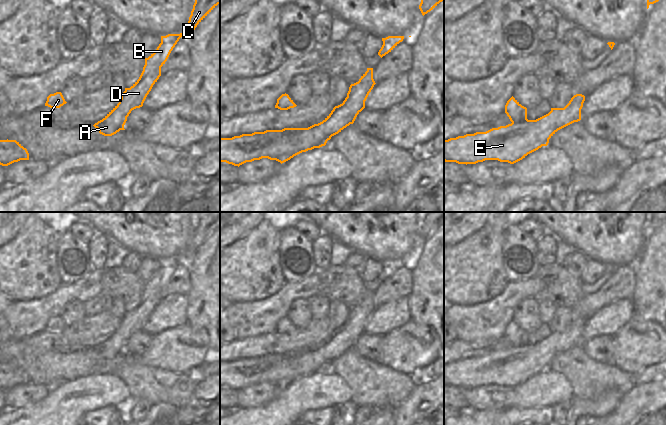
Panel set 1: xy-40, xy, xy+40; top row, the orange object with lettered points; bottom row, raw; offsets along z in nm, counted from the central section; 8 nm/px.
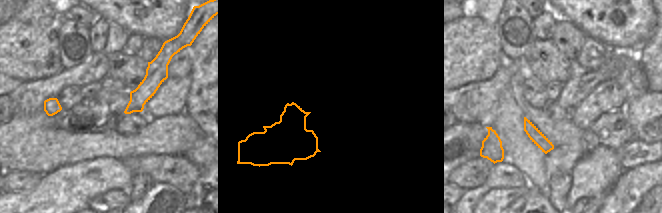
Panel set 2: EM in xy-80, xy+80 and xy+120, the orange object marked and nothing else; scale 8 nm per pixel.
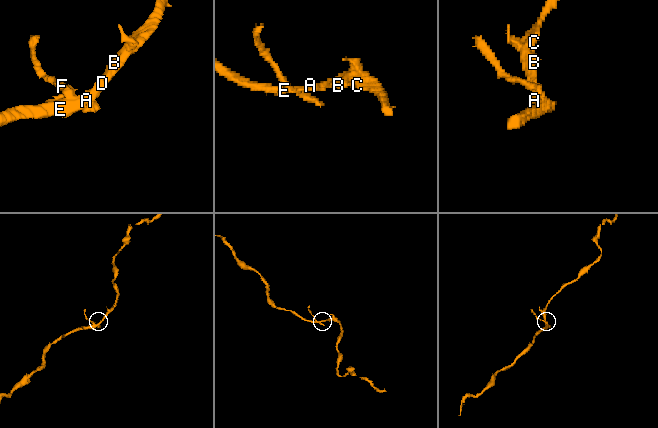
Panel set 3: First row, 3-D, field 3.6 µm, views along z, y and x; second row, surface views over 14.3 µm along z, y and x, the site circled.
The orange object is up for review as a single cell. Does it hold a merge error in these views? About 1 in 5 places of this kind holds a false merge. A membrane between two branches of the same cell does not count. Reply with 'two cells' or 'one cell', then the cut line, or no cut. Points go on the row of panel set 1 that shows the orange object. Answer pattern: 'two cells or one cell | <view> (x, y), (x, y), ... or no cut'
one cell | no cut

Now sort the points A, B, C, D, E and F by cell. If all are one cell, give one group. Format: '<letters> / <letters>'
A B C D E F

